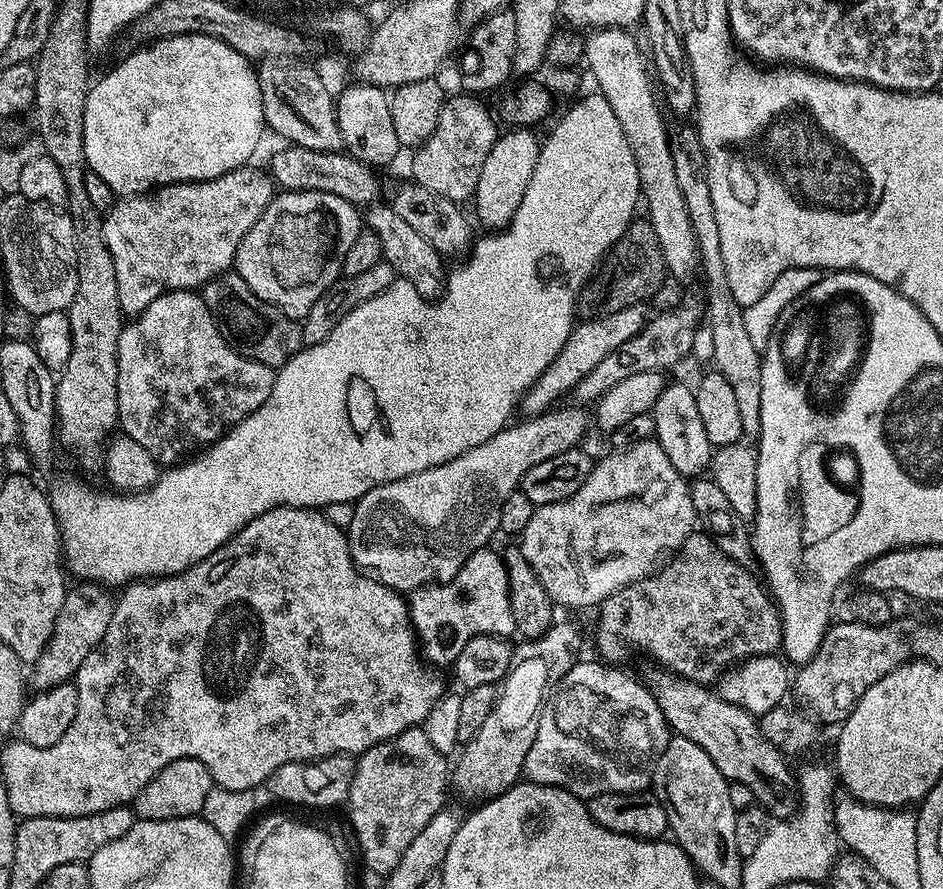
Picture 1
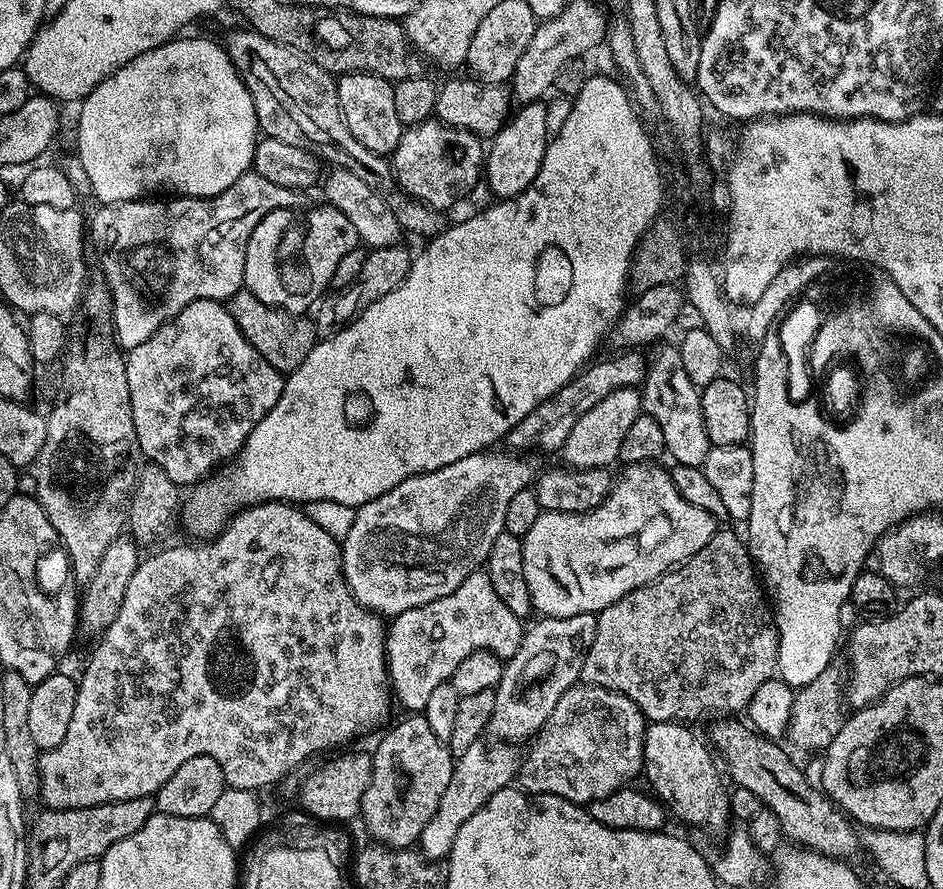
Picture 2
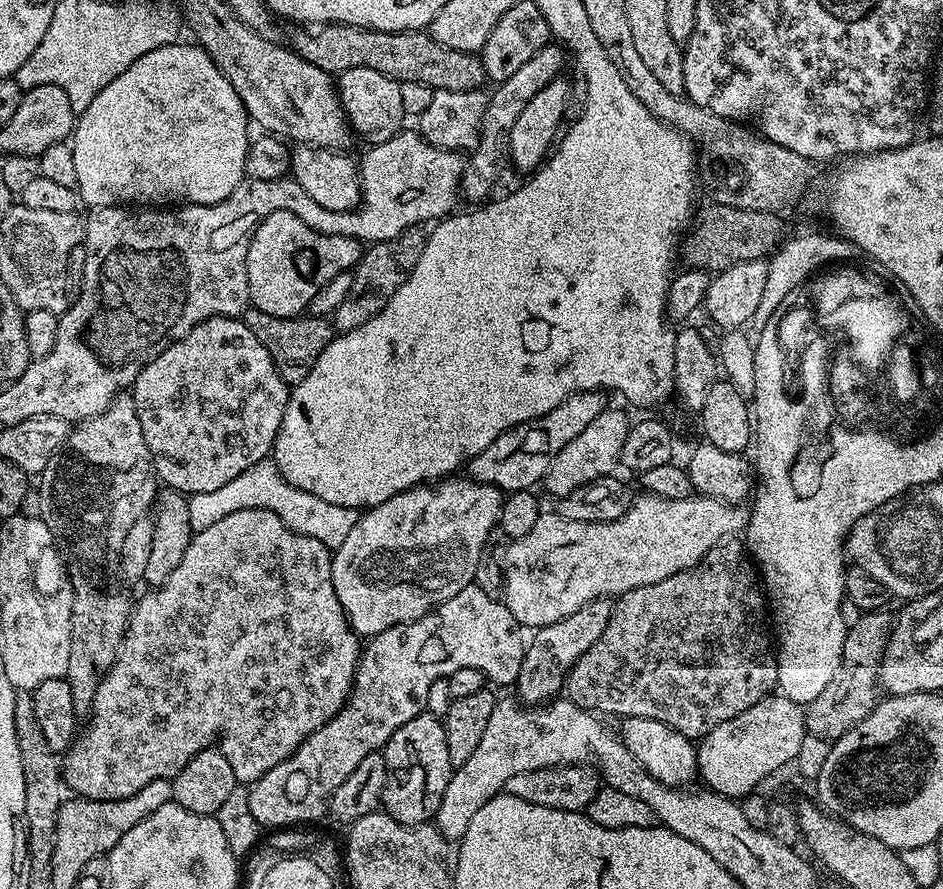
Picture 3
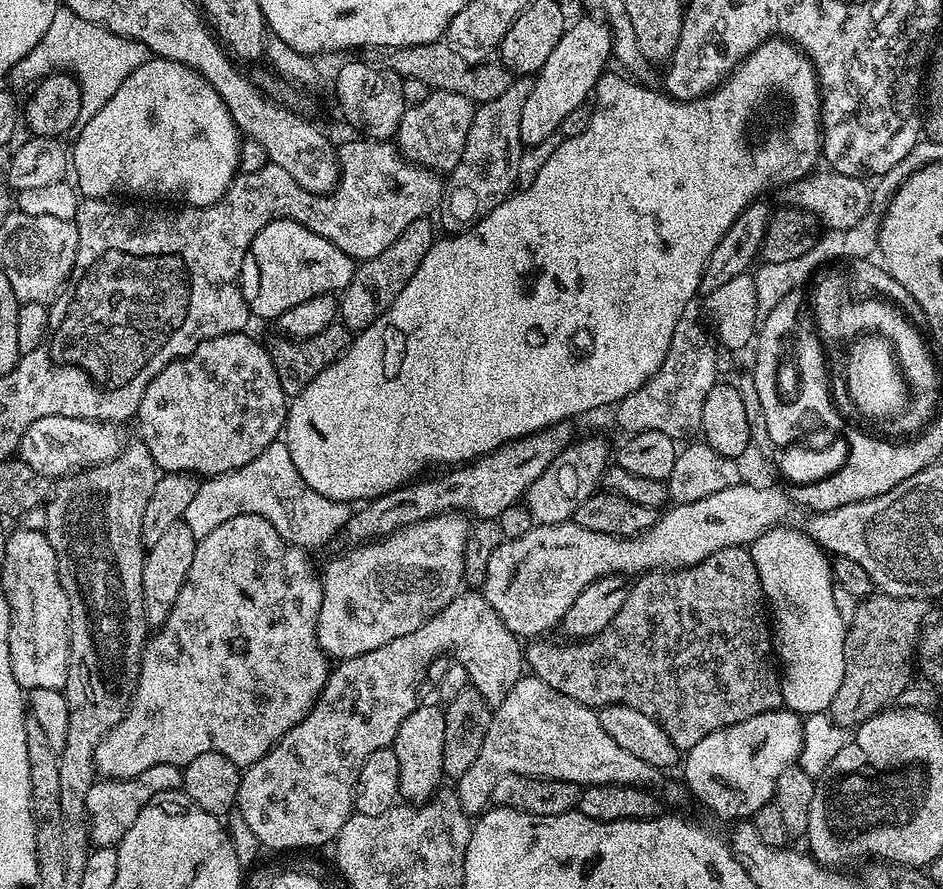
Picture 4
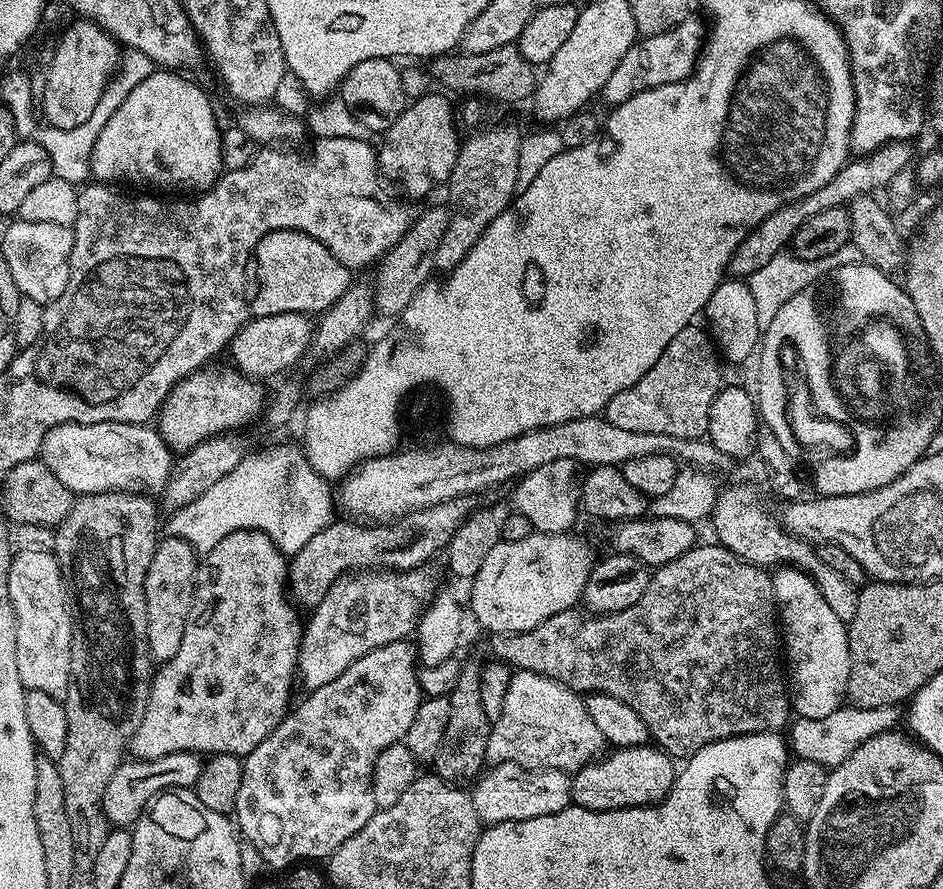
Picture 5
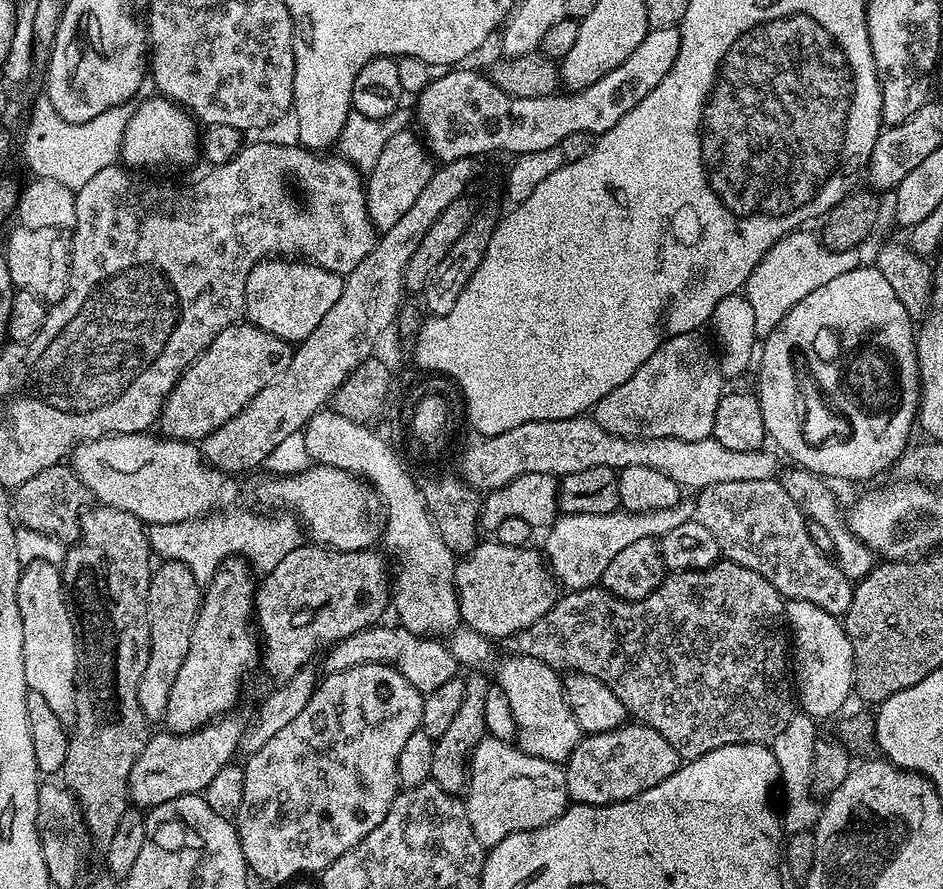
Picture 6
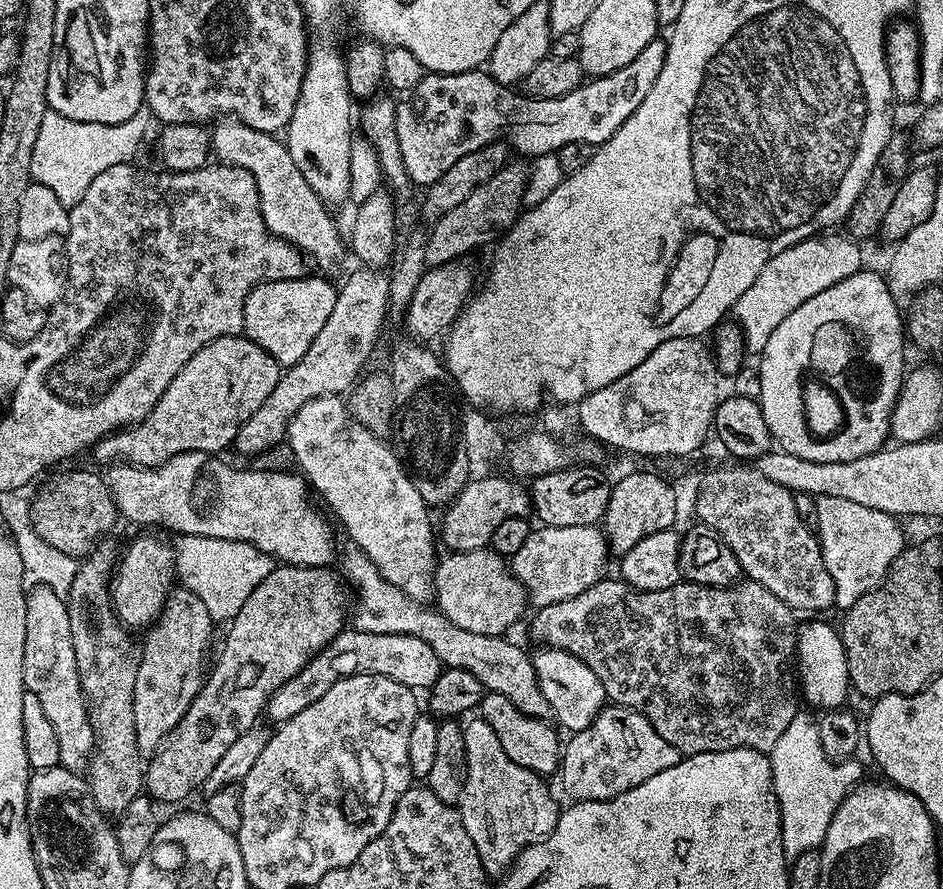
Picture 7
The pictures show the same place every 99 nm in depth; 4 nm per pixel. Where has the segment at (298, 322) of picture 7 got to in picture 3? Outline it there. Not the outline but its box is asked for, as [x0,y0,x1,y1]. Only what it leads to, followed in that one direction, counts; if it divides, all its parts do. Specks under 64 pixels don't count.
[246,212,361,318]

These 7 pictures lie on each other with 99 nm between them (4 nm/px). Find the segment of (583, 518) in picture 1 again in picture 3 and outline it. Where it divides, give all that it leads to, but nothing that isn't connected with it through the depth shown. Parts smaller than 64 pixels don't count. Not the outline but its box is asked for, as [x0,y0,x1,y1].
[502,494,748,630]

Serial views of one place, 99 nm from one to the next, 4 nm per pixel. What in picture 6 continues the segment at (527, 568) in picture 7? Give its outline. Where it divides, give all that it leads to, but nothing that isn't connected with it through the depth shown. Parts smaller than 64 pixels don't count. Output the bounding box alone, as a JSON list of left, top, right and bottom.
[542,502,693,592]

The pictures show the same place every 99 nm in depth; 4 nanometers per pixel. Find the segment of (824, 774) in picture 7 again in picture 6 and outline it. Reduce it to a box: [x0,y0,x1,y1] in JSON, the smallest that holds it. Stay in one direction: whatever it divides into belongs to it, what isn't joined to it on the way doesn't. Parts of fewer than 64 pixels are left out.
[770,714,821,833]

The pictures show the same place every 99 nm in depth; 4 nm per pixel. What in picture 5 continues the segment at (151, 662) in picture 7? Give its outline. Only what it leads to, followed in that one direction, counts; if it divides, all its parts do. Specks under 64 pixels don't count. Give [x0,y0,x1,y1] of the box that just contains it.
[146,534,198,662]

